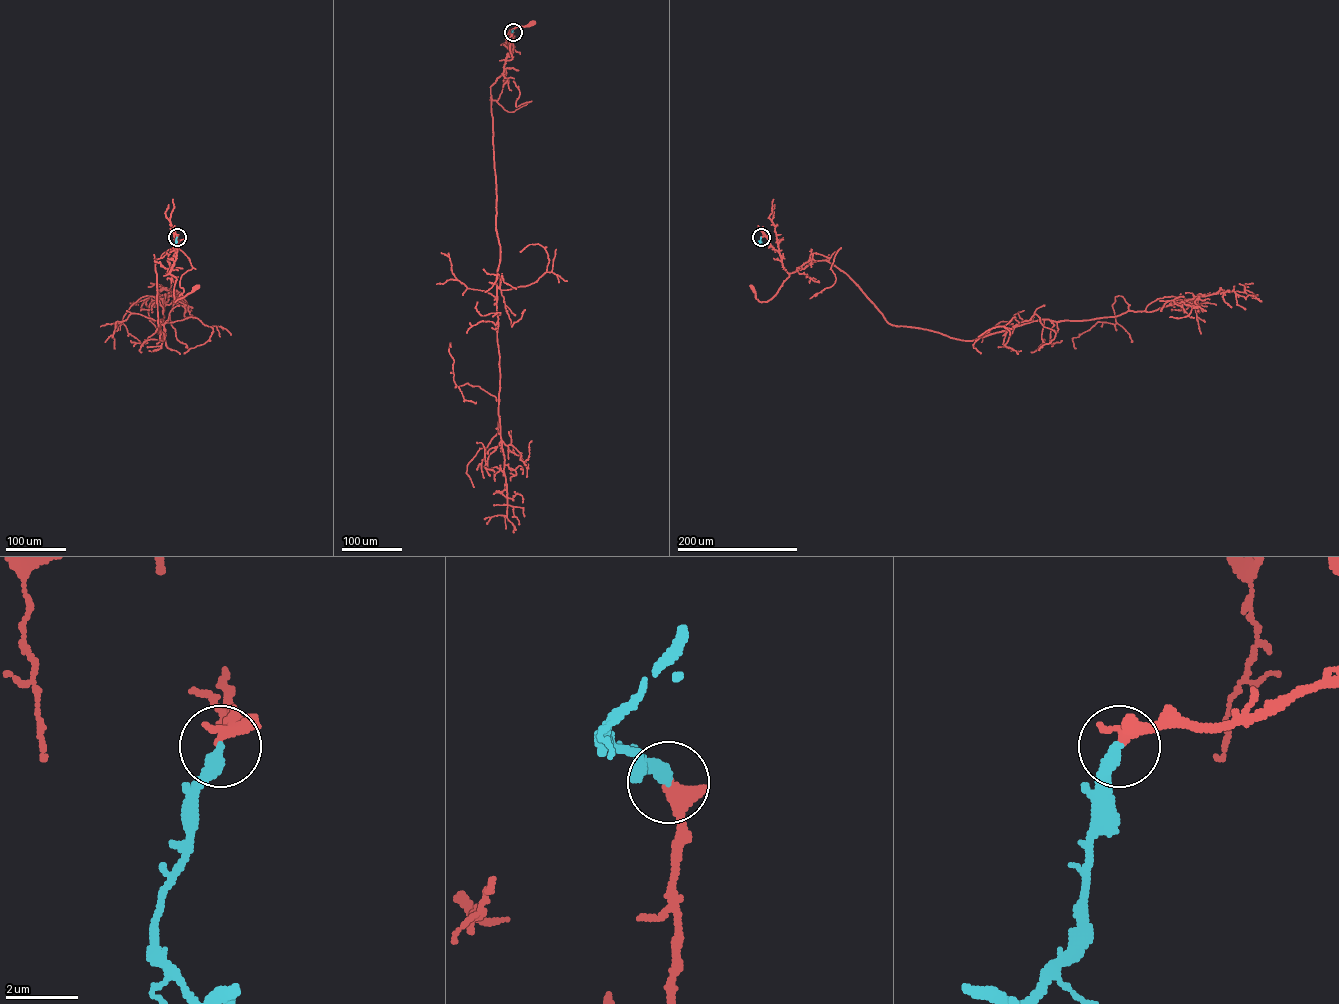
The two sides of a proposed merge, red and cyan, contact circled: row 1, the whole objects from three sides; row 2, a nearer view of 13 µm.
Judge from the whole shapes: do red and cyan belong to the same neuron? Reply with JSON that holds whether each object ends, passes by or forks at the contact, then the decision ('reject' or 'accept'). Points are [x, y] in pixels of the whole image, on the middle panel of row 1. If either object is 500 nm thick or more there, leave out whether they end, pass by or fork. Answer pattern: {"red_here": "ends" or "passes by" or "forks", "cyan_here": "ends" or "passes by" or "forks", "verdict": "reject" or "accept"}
{"red_here": "ends", "cyan_here": "ends", "verdict": "accept"}

